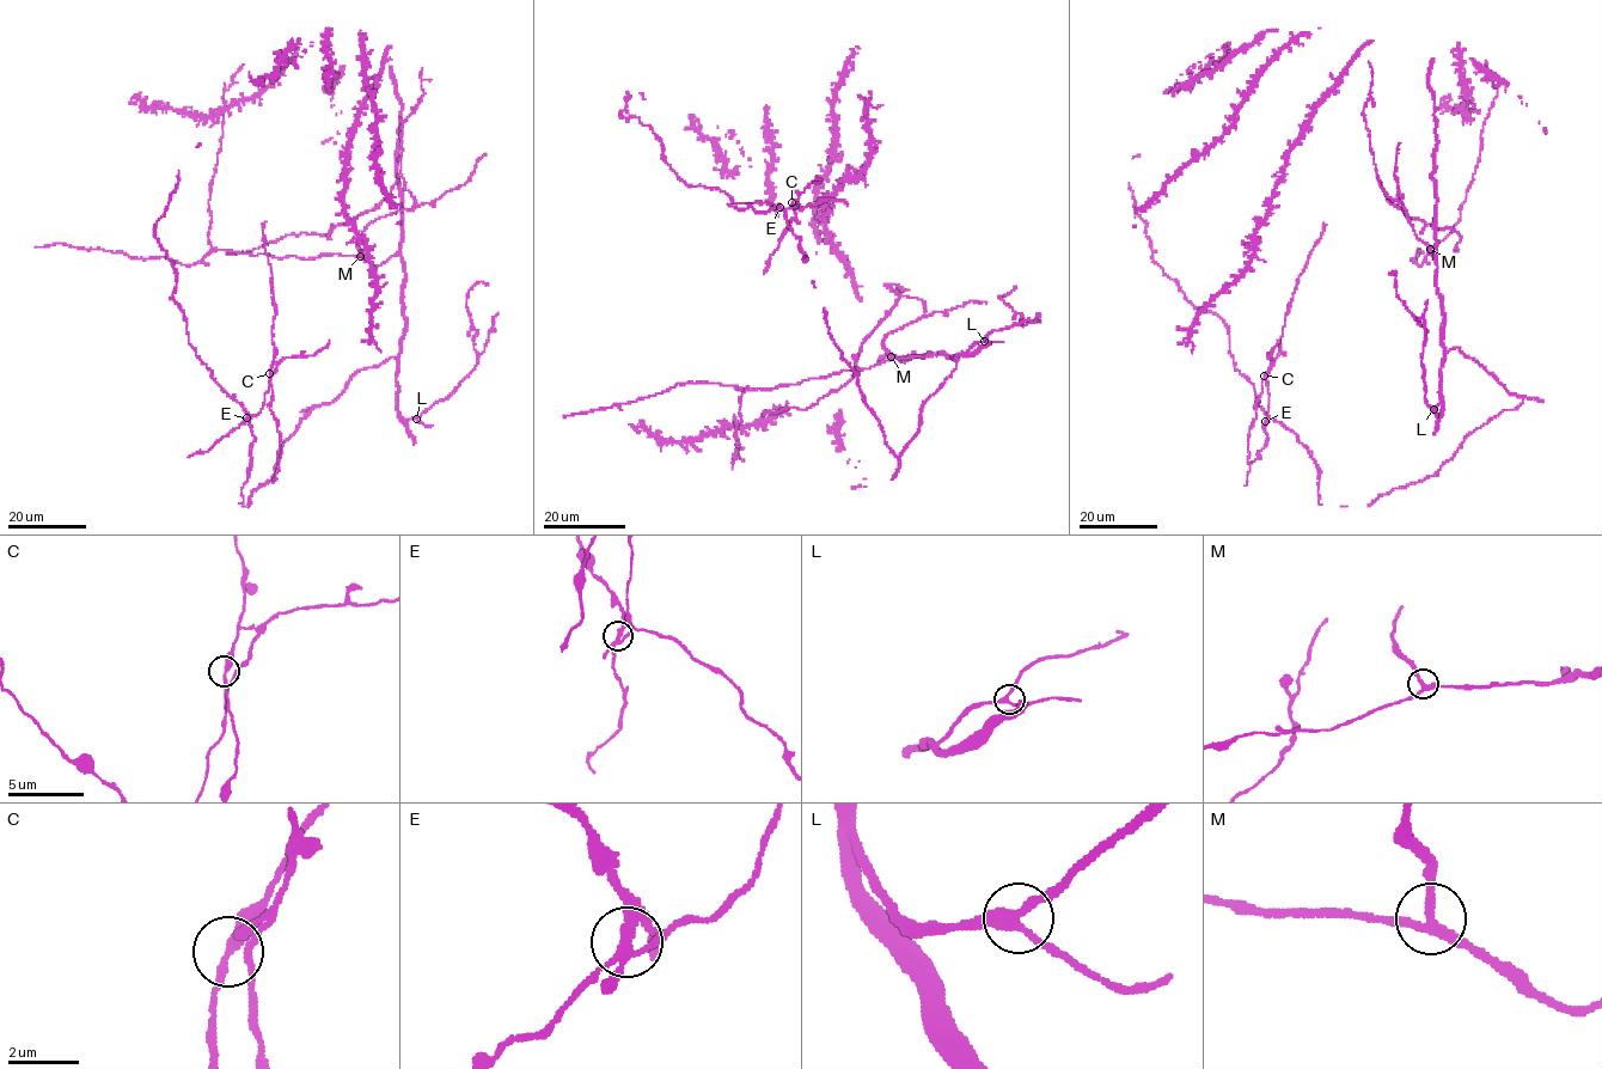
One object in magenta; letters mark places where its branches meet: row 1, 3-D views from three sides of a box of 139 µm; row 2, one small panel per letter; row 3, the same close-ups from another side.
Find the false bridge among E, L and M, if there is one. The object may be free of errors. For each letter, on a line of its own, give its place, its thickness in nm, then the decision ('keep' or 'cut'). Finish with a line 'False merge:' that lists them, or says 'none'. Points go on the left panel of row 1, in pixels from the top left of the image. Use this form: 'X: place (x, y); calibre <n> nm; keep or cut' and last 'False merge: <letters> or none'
E: place (246, 417); calibre 240 nm; cut
L: place (416, 419); calibre 260 nm; keep
M: place (360, 256); calibre 240 nm; keep
False merge: E

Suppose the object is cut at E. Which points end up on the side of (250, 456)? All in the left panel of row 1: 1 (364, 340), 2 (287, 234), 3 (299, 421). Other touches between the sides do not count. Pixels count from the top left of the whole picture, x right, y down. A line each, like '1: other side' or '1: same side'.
1: same side
2: same side
3: same side

